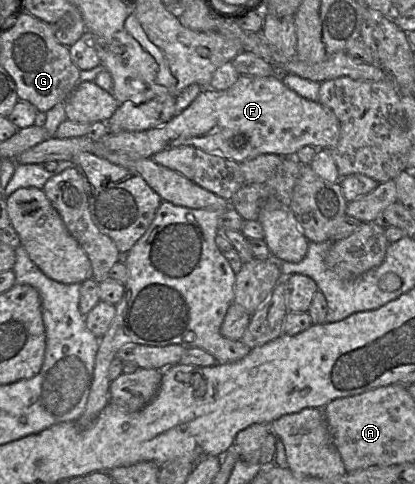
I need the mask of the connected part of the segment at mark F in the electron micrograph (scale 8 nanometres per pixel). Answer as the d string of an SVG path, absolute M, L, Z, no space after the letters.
M278 74L268 76L268 77L254 77L254 76L246 76L240 75L238 80L228 89L217 91L212 88L203 88L202 91L197 95L197 97L180 113L175 115L170 121L156 128L152 128L149 130L144 130L140 132L120 132L120 133L108 133L105 137L100 140L91 140L87 136L84 137L74 137L68 139L60 139L57 137L50 137L47 140L35 145L34 147L28 149L23 152L16 158L17 164L44 164L49 161L71 161L73 156L87 152L98 157L105 157L107 154L111 153L124 153L128 155L132 159L142 159L142 158L152 158L156 153L172 149L180 146L193 146L195 148L201 149L208 153L219 153L227 159L233 160L237 163L244 162L246 160L252 159L258 155L262 154L275 154L283 157L295 157L296 152L301 149L303 146L312 146L317 149L331 149L335 147L338 143L340 136L340 126L339 121L332 110L323 106L318 101L307 100L298 94L296 94L293 90L289 89L283 82L281 77Z

